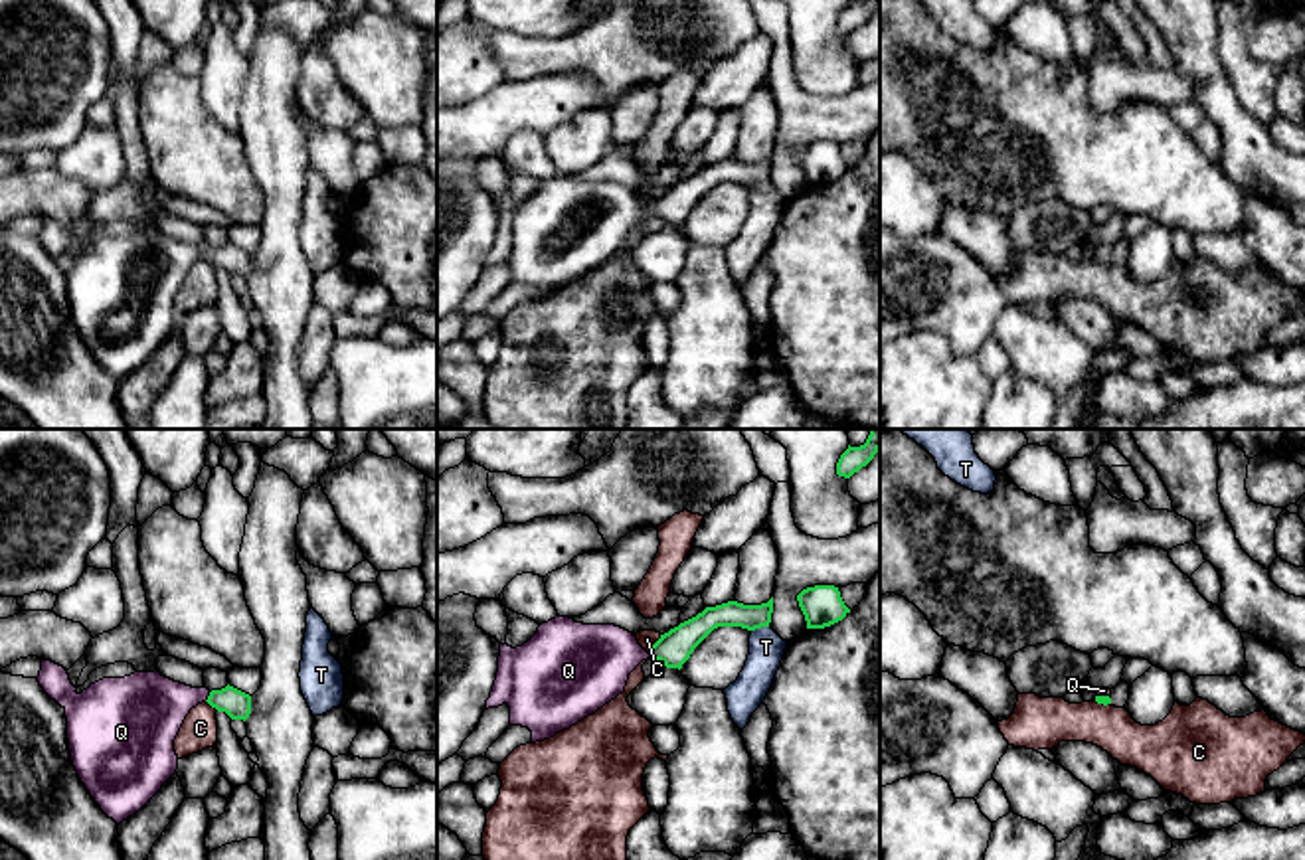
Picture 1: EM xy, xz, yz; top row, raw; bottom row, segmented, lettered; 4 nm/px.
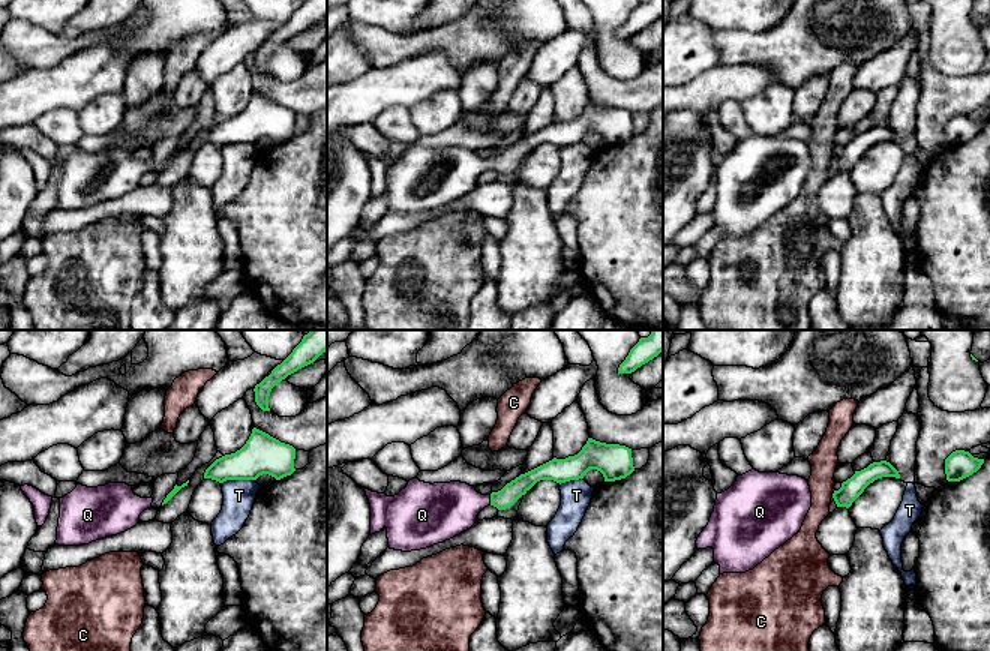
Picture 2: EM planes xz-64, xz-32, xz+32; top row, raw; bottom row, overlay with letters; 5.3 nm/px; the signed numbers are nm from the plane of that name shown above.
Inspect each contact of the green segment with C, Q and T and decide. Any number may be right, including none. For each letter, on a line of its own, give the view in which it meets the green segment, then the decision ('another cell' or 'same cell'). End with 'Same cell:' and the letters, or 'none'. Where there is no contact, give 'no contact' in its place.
C: xz | another cell
Q: xy | same cell
T: xz | another cell
Same cell: Q

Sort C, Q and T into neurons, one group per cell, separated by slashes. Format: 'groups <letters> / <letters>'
groups C / Q / T

